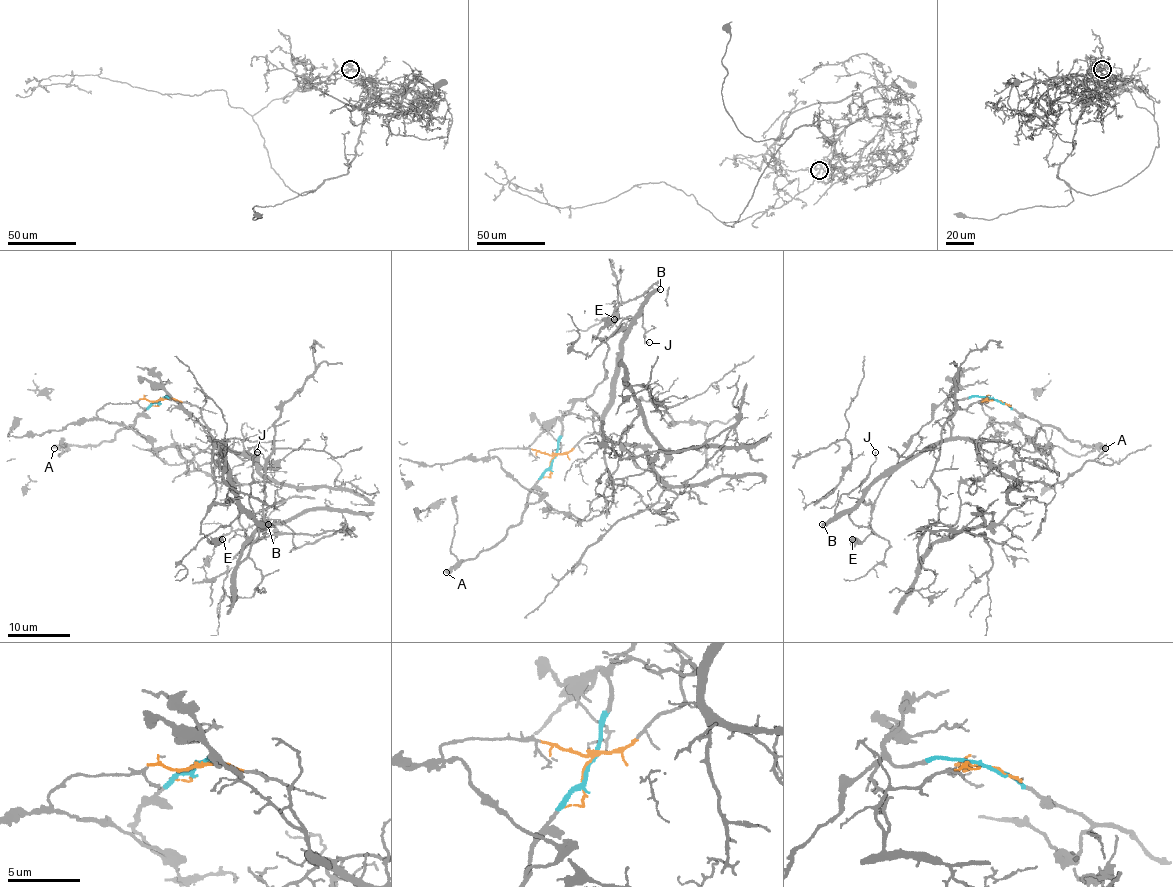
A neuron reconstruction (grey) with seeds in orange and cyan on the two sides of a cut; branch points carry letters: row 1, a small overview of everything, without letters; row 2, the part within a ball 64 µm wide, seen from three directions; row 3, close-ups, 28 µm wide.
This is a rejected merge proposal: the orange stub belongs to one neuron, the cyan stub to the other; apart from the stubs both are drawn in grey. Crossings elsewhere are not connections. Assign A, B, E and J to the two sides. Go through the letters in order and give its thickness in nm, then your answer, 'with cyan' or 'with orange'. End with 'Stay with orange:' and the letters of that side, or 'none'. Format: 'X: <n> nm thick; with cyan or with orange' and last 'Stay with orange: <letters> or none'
A: 550 nm thick; with cyan
B: 400 nm thick; with orange
E: 650 nm thick; with cyan
J: 120 nm thick; with orange
Stay with orange: B, J

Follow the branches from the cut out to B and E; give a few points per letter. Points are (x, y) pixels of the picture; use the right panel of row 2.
B: (993, 399), (954, 410), (949, 417), (950, 435), (947, 438), (889, 468), (850, 508), (839, 512), (822, 524)
E: (993, 399), (947, 397), (933, 411), (932, 419), (911, 438), (880, 491), (870, 532), (861, 541), (852, 538)

